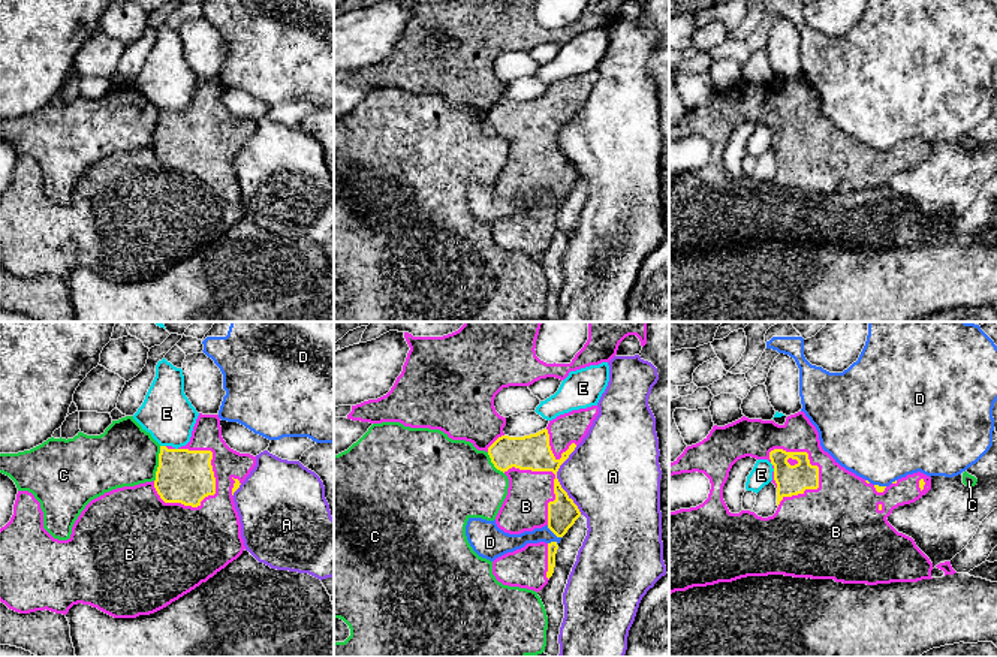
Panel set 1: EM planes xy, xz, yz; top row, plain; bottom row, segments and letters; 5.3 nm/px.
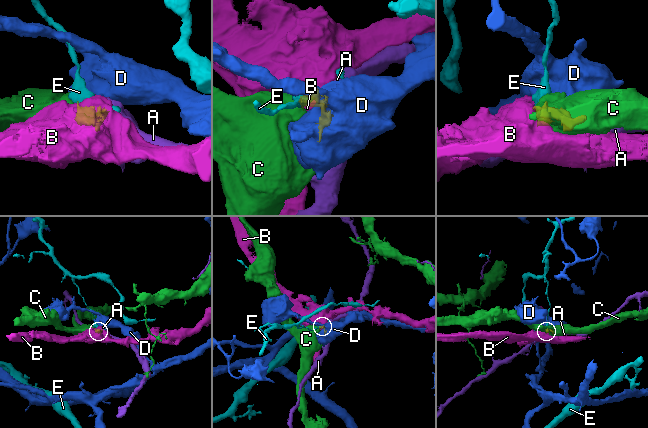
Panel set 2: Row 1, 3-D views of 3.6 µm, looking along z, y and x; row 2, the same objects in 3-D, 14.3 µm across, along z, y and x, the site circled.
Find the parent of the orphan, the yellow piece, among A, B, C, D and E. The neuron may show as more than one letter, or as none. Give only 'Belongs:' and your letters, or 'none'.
Belongs: B

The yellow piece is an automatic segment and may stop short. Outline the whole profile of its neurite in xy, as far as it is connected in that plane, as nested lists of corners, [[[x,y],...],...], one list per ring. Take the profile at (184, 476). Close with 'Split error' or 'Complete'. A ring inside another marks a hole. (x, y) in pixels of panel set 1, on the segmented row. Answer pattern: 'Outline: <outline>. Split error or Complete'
Outline: [[[199,413],[192,431],[190,441],[186,446],[181,446],[178,449],[172,446],[160,446],[159,467],[156,471],[156,479],[153,482],[117,488],[91,500],[75,521],[72,527],[72,534],[67,540],[54,539],[43,528],[43,512],[40,509],[40,503],[34,498],[31,492],[18,491],[13,504],[13,515],[10,521],[0,528],[0,602],[4,603],[9,609],[19,614],[30,614],[46,609],[63,615],[66,615],[73,605],[82,603],[97,608],[99,611],[114,618],[136,618],[139,615],[150,615],[166,608],[172,602],[178,600],[184,594],[199,587],[202,582],[207,582],[217,572],[237,560],[246,549],[244,540],[241,537],[240,516],[235,509],[232,495],[246,480],[254,465],[256,456],[250,453],[240,453],[226,444],[222,437],[219,415]]]. Split error

